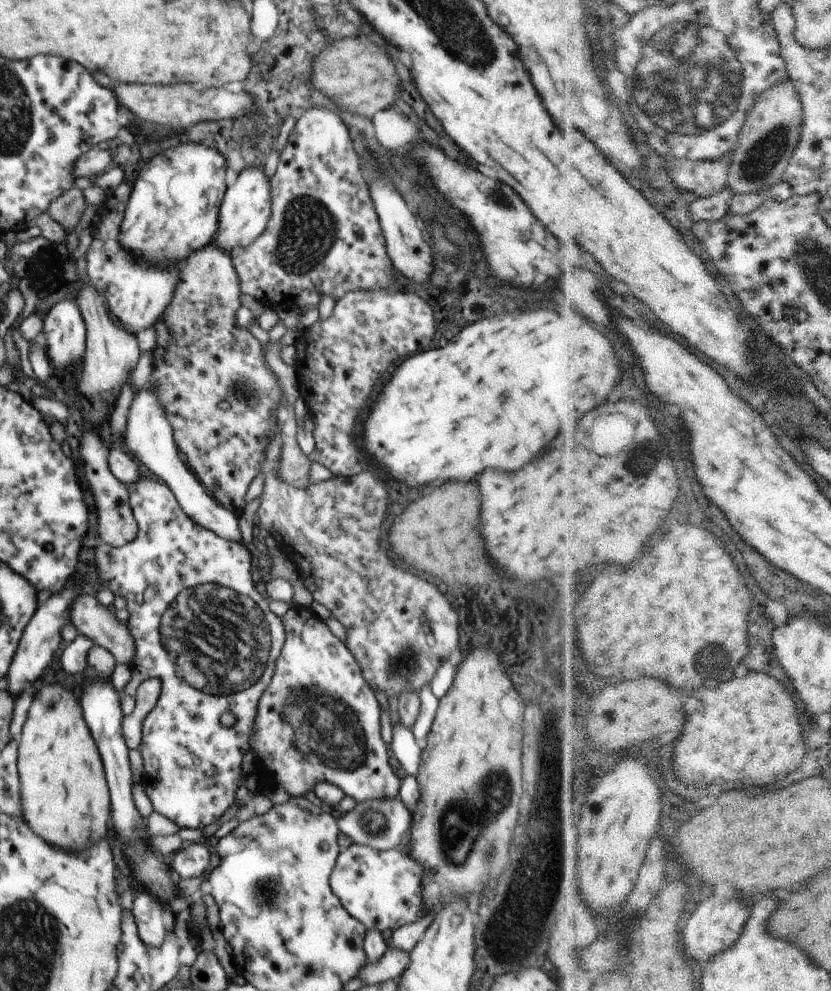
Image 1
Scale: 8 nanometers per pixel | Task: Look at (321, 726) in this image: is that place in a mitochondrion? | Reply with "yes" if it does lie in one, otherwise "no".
yes

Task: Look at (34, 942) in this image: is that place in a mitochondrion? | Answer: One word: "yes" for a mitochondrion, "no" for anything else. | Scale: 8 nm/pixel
yes

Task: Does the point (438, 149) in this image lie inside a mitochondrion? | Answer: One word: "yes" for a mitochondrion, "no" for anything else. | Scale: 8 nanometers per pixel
no

